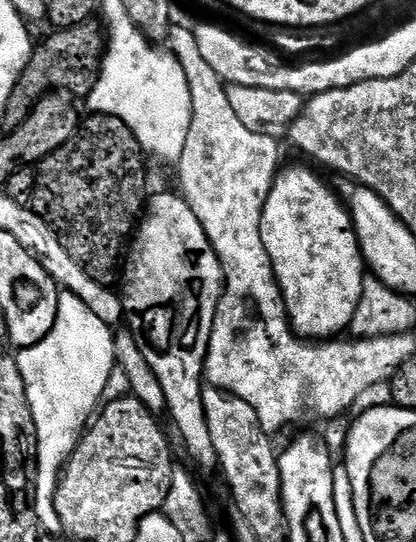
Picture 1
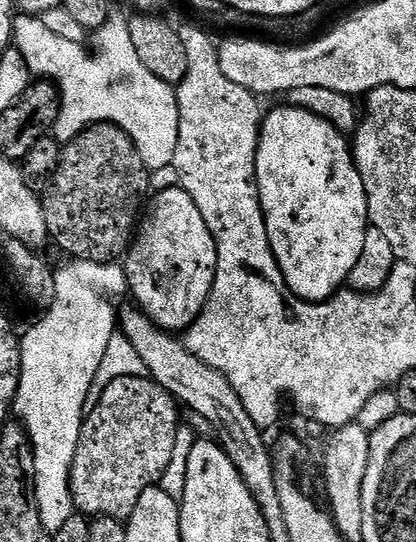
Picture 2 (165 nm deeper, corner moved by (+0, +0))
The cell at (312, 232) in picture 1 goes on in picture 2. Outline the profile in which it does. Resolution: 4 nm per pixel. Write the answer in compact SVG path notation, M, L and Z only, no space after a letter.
M283 106L276 108L268 117L264 124L258 128L258 143L256 149L256 188L260 192L260 209L264 212L264 221L266 222L266 234L272 247L274 258L280 267L280 274L287 291L297 300L306 300L309 302L323 302L329 300L331 296L336 295L348 284L348 276L354 270L354 265L358 263L358 258L362 256L362 246L366 242L366 234L370 227L368 222L368 199L364 193L364 183L360 181L359 175L354 174L354 164L351 159L348 160L344 155L349 155L350 140L343 132L339 132L330 122L310 114L304 108L293 108Z

